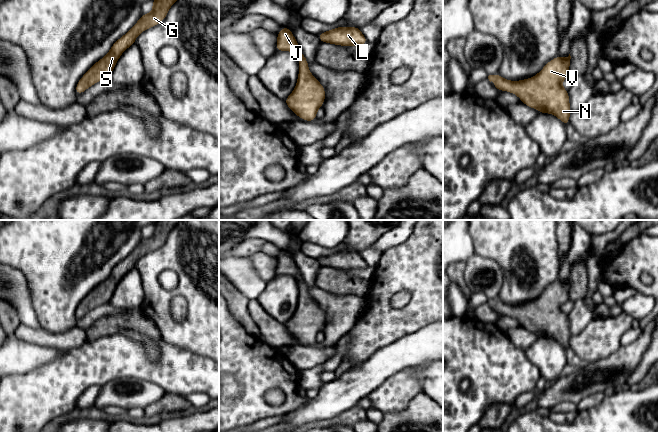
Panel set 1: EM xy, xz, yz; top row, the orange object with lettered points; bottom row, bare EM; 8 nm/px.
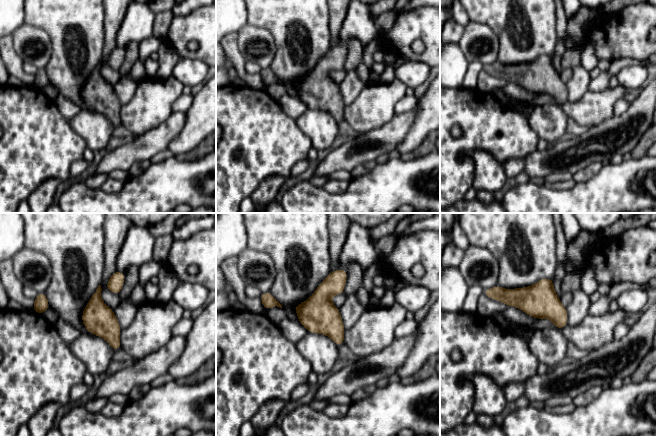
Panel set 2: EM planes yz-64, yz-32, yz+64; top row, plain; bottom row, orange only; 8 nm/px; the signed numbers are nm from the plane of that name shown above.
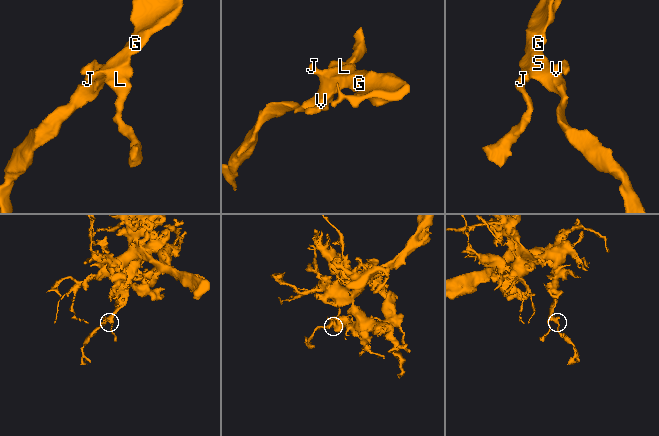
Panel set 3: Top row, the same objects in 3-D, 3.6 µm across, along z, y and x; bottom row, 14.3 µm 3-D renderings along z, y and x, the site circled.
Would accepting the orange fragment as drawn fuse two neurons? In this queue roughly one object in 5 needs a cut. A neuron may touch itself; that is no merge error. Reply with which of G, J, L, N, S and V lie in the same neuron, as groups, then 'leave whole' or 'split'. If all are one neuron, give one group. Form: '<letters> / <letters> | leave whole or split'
G J L N S V | leave whole

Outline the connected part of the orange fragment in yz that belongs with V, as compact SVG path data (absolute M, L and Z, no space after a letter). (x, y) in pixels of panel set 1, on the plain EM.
M559 279L549 285L535 300L520 304L509 305L499 297L489 299L492 309L501 315L508 315L517 319L521 326L530 332L539 334L539 337L550 337L559 342L568 350L571 338L569 318L562 311L562 305L569 300L571 280Z

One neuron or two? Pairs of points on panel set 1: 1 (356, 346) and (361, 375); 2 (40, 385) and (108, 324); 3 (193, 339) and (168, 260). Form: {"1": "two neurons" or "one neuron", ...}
{"1": "two neurons", "2": "two neurons", "3": "one neuron"}

